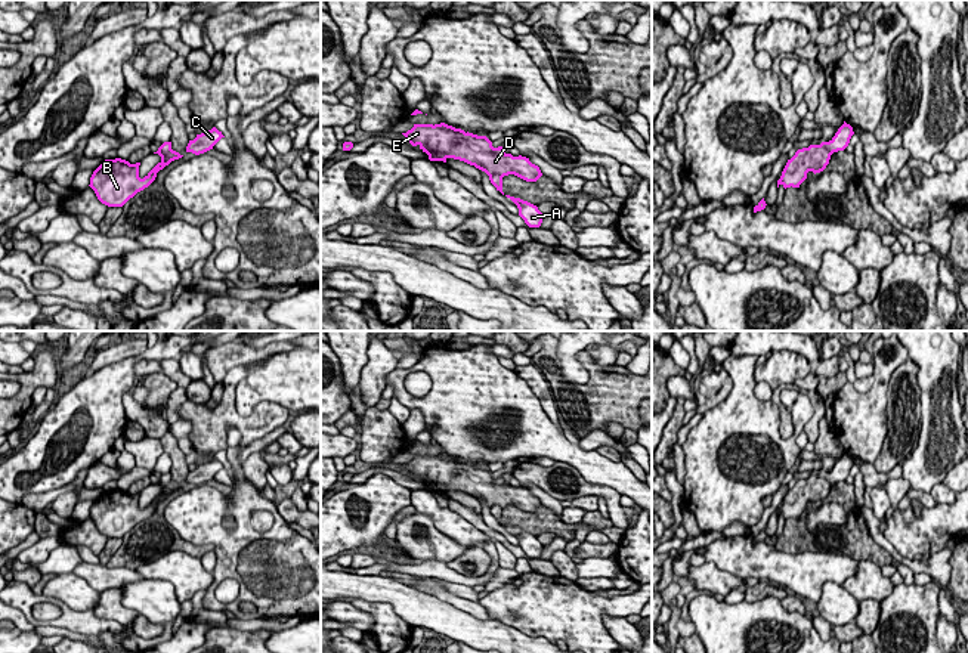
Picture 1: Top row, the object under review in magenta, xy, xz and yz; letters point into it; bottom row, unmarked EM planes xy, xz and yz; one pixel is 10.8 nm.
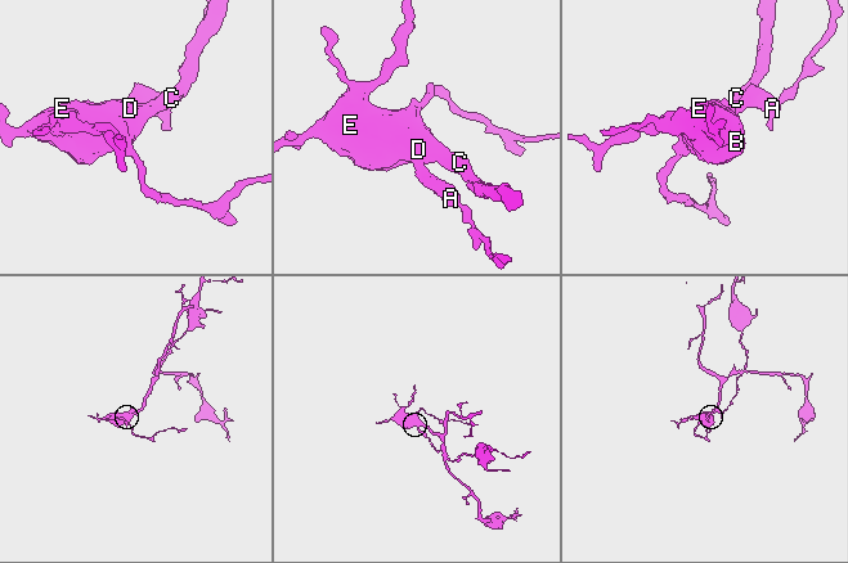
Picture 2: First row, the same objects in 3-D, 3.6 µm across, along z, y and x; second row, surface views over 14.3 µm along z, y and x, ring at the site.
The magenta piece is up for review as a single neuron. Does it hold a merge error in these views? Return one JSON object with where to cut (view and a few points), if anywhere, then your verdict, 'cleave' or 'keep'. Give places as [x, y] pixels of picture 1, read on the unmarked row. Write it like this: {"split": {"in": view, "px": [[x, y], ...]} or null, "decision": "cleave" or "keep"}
{"split": {"in": "xz", "px": [[501, 507], [492, 506], [489, 508]]}, "decision": "cleave"}

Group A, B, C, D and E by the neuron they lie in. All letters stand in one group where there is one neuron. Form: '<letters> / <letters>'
A / B C D E

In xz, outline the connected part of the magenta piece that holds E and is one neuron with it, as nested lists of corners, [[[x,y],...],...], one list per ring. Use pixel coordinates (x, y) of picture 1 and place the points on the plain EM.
[[[445,454],[414,455],[402,465],[412,477],[418,476],[430,492],[460,490],[485,502],[489,508],[514,505],[526,513],[536,513],[542,507],[539,498],[529,489],[505,485],[502,477],[494,479],[486,467],[466,464]]]

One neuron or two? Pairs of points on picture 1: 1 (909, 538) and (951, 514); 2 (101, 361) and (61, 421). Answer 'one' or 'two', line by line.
1: one
2: two

